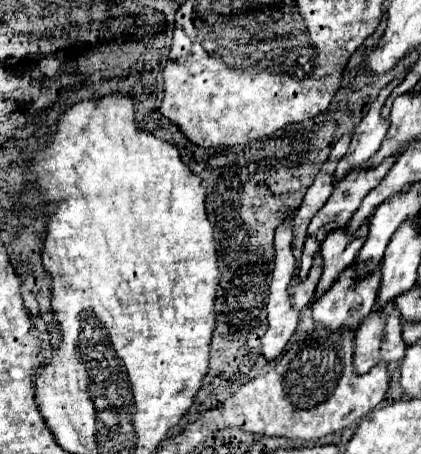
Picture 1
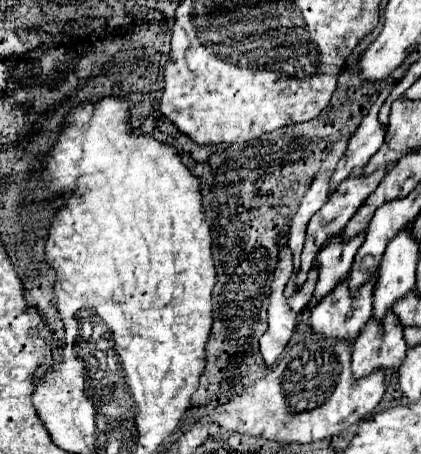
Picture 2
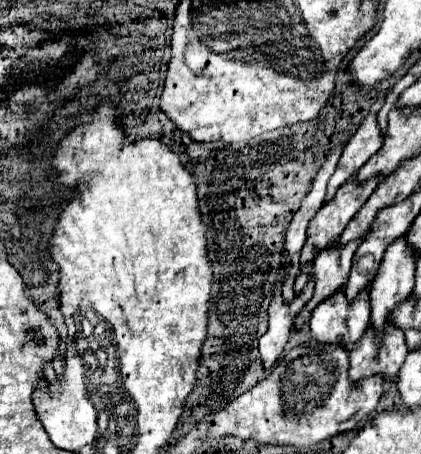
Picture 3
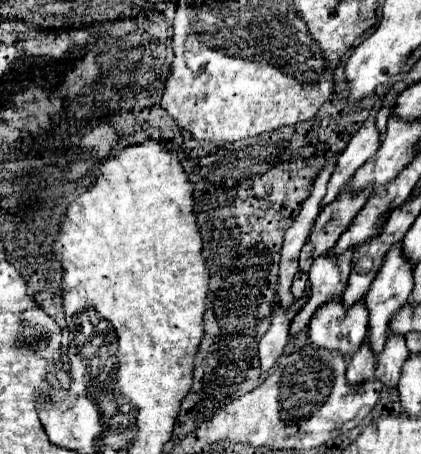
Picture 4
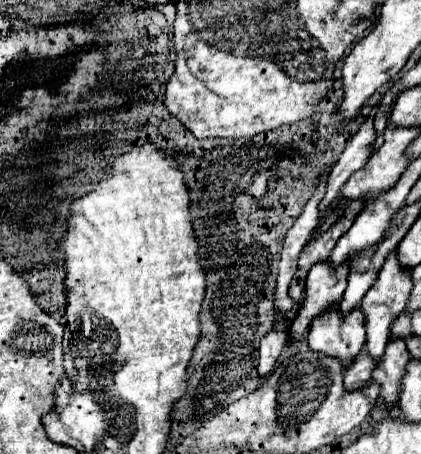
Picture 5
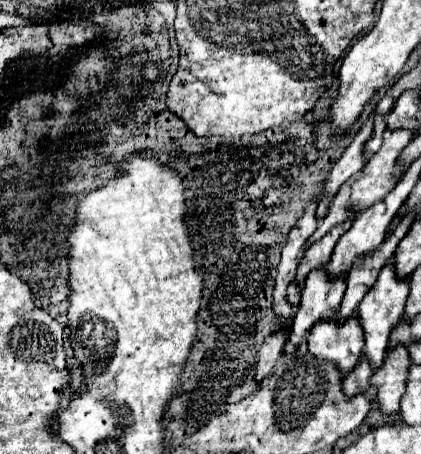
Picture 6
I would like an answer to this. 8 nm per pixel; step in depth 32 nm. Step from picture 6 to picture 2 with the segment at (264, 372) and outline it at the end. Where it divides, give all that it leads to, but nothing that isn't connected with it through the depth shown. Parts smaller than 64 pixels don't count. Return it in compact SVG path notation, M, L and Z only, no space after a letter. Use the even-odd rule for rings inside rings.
M286 234L280 236L280 254L278 254L278 258L280 258L280 260L278 260L278 268L276 268L276 274L274 274L272 296L270 296L270 306L268 306L268 330L266 330L266 334L260 338L260 352L262 352L262 358L264 358L264 364L266 364L266 366L272 366L272 364L278 360L278 356L282 354L284 346L288 344L288 340L290 340L290 336L292 336L292 332L294 332L294 328L296 328L298 314L306 308L308 300L312 298L314 284L316 284L316 270L312 270L310 276L308 276L308 280L306 280L306 284L304 284L304 288L298 290L298 292L294 292L292 298L284 298L282 292L284 292L284 286L286 286L290 274L292 274L292 254L290 254L290 250L286 248Z

